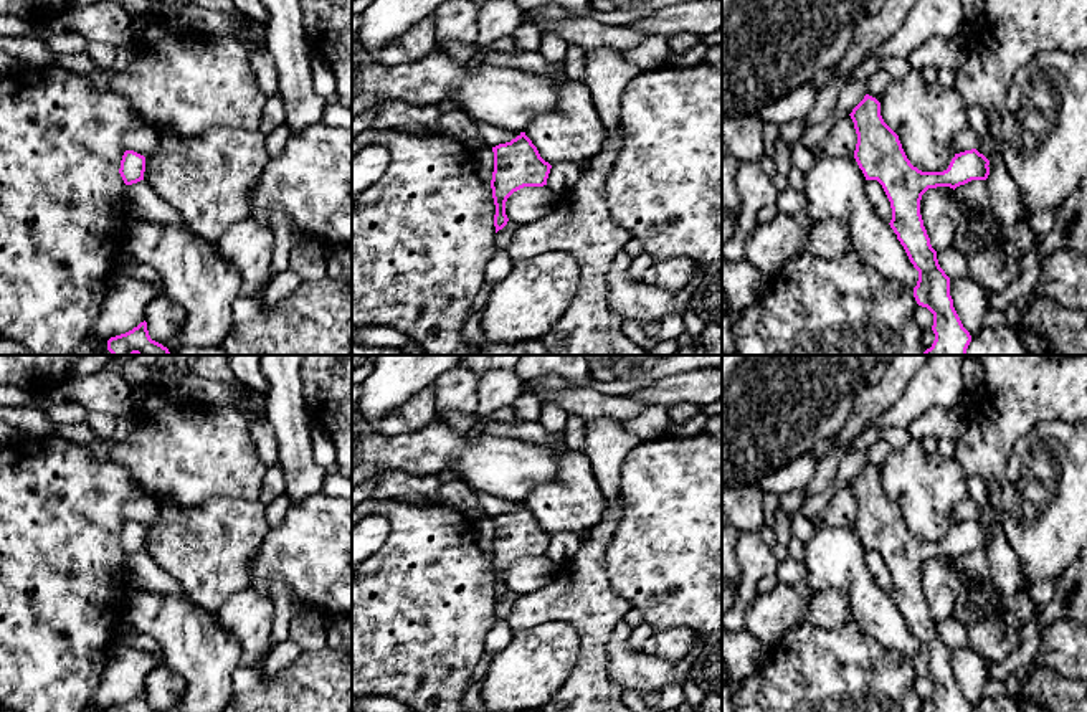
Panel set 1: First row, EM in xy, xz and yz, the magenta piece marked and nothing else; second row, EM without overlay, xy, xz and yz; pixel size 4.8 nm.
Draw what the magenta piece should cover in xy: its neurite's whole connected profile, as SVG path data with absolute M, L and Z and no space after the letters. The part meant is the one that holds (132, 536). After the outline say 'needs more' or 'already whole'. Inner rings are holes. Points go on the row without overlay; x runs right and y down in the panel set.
M126 520L119 539L124 553L132 555L144 550L144 542L145 542L145 527L134 520Z; already whole

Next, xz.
M520 502L515 509L492 517L494 542L491 550L496 575L496 603L502 600L509 588L506 585L507 568L524 557L544 557L552 535L545 532L532 510Z; already whole

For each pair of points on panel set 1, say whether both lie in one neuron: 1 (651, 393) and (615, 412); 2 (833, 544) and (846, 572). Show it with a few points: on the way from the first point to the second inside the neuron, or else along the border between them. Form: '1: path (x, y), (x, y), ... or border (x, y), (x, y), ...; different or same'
1: border (630, 395), (646, 405); different
2: path (833, 550), (833, 557), (841, 565); same

